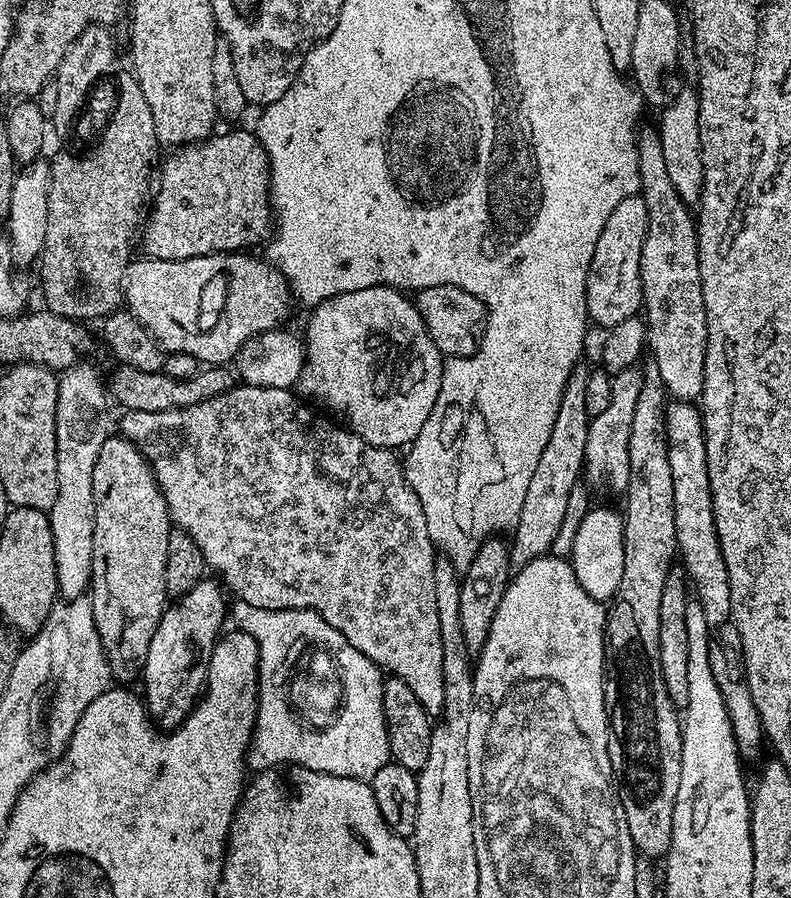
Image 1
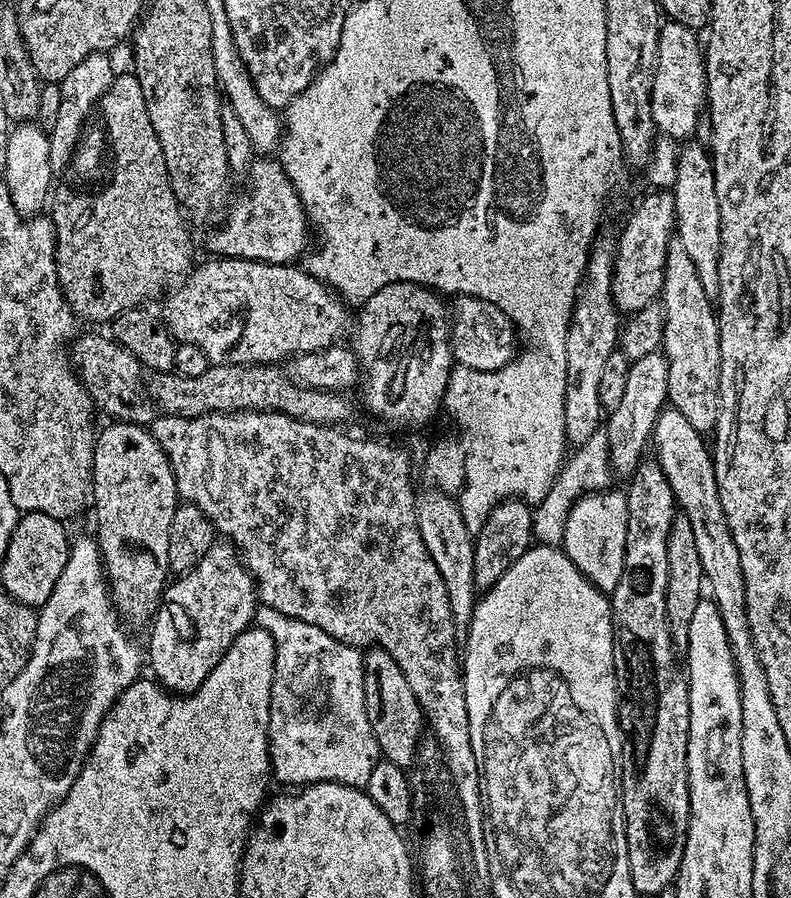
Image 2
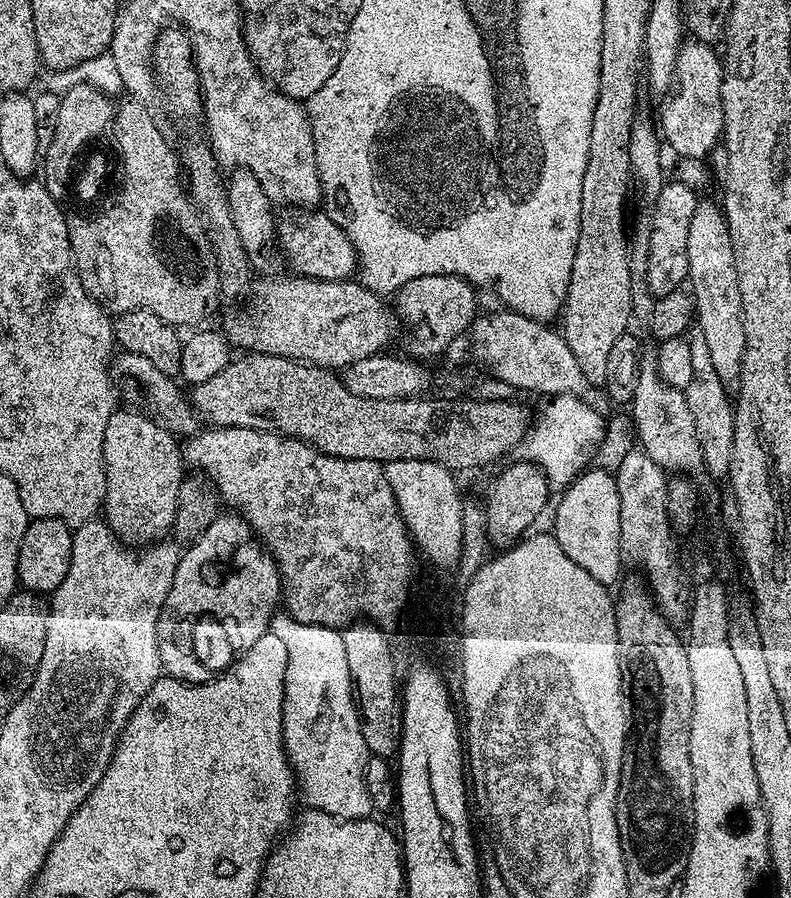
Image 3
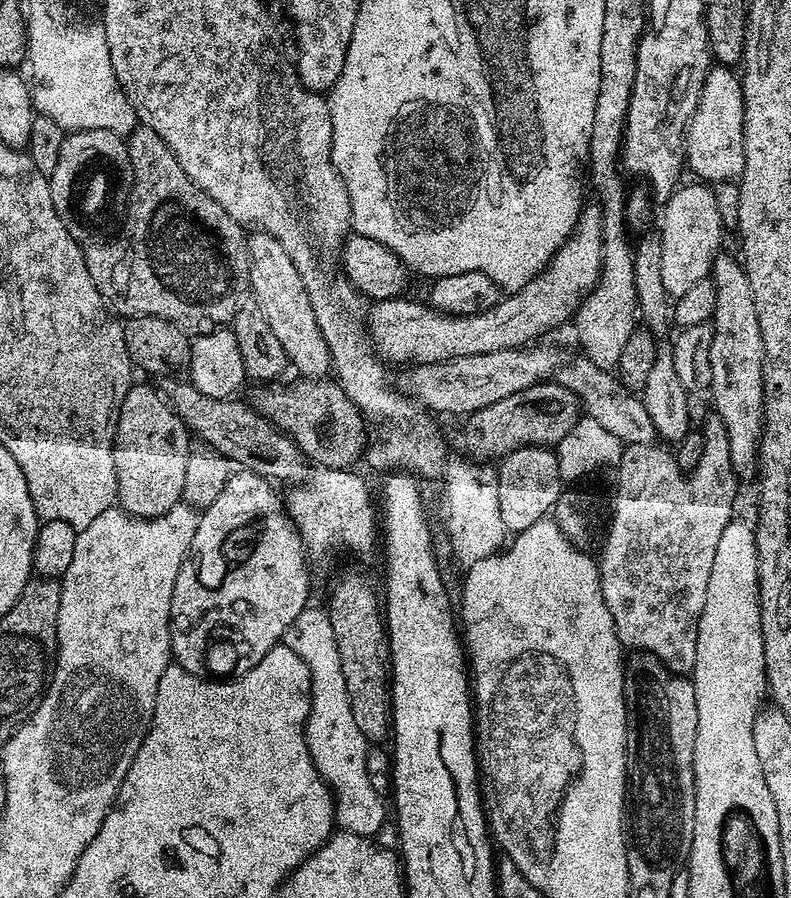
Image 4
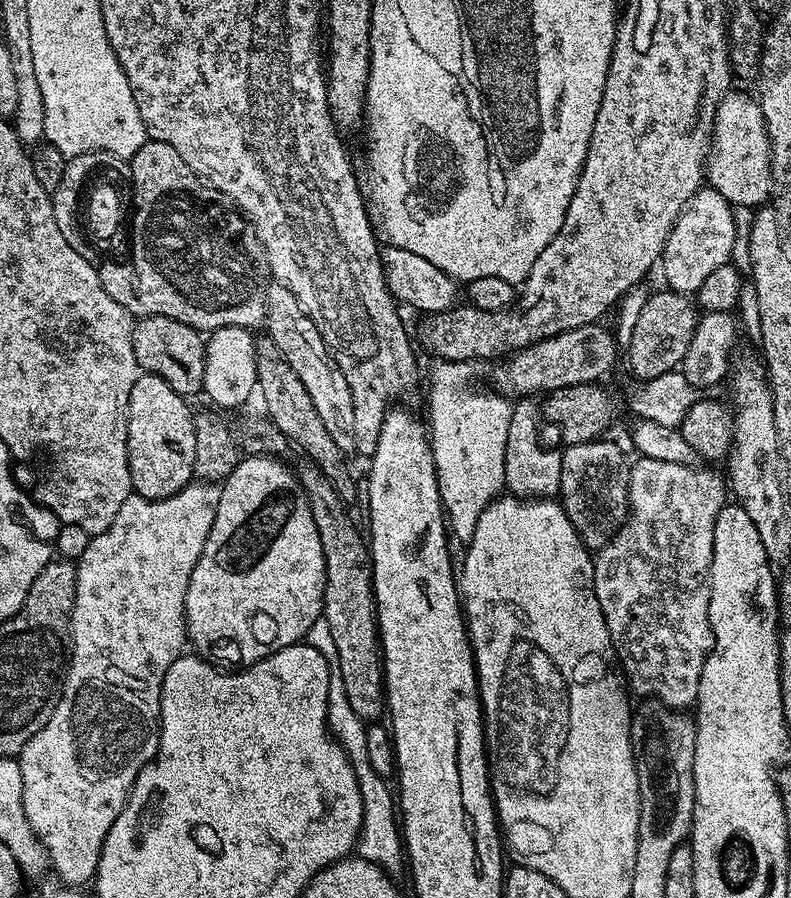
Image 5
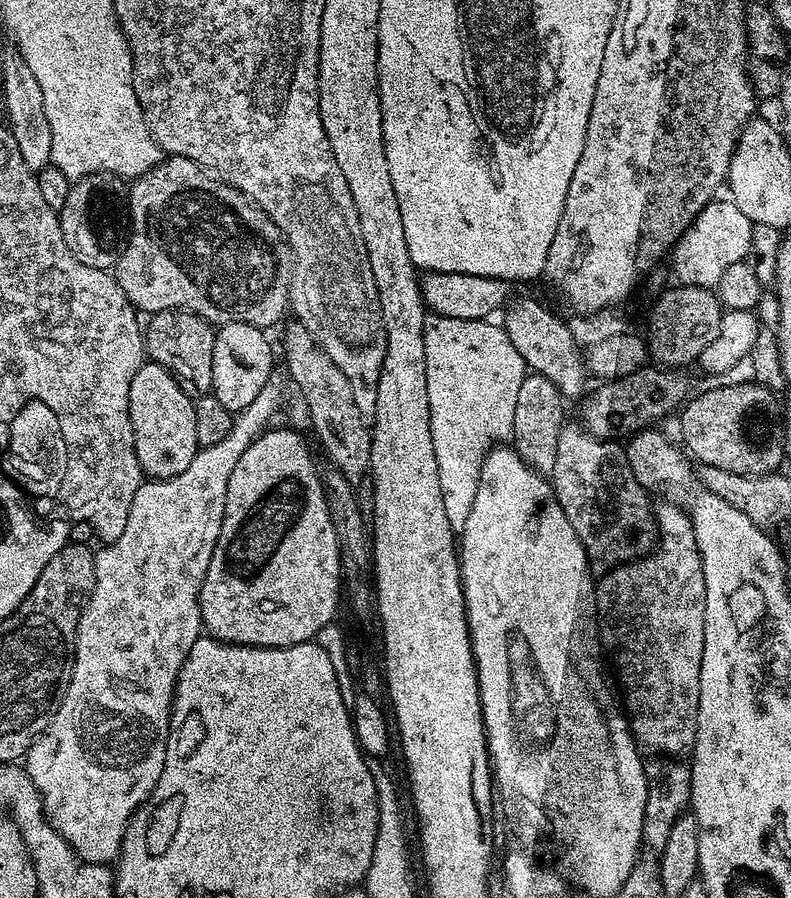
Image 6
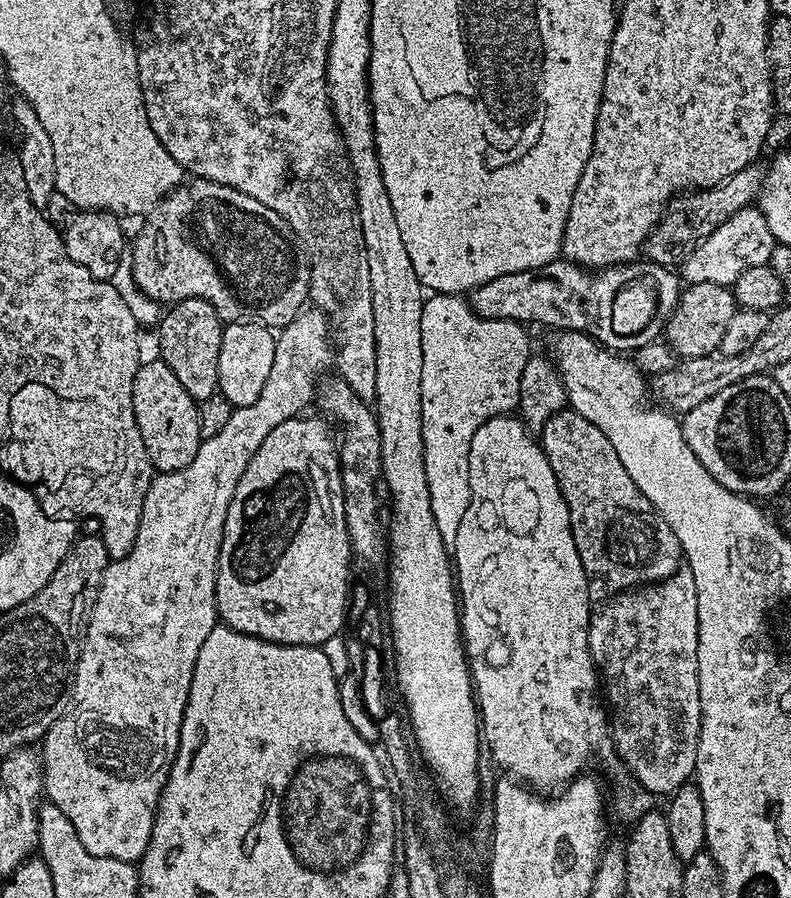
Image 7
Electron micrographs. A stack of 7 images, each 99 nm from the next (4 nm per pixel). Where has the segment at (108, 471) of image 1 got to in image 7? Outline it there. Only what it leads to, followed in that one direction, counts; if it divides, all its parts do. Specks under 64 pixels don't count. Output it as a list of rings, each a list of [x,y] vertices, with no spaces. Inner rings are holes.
[[[153,358],[149,364],[148,361],[141,363],[140,368],[134,374],[132,401],[134,402],[136,425],[142,434],[142,442],[146,446],[146,454],[150,458],[153,469],[157,473],[162,473],[182,470],[186,466],[190,466],[190,462],[194,462],[194,454],[198,454],[198,446],[202,439],[198,404],[186,390],[186,386],[182,386],[182,382],[178,382],[178,378],[174,378],[174,370],[170,370],[170,366],[166,366],[159,358]]]

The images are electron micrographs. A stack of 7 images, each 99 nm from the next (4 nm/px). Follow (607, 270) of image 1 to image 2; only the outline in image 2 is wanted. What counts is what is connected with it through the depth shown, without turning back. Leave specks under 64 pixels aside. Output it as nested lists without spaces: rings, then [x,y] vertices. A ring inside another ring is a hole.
[[[668,190],[646,193],[629,214],[620,232],[620,241],[615,241],[612,258],[612,300],[621,313],[642,310],[659,297],[668,245],[673,243],[675,226],[674,198]]]

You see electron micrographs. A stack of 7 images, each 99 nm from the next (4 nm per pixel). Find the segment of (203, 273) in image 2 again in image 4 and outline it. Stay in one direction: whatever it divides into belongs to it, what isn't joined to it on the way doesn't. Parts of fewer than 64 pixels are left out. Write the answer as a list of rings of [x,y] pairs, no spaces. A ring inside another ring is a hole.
[[[585,207],[576,219],[572,235],[554,253],[547,268],[526,282],[524,288],[505,295],[493,308],[469,316],[451,316],[416,300],[377,300],[368,310],[366,336],[376,355],[389,365],[437,364],[470,354],[523,348],[575,317],[580,303],[598,282],[601,262],[600,209]]]

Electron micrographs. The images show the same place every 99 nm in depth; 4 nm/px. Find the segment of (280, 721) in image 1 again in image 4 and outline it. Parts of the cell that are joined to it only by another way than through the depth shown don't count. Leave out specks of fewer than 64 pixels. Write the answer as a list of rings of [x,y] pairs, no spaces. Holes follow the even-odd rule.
[[[315,606],[305,608],[304,612],[294,620],[290,627],[286,630],[283,638],[283,643],[290,646],[290,650],[294,650],[294,654],[298,654],[298,658],[302,658],[302,662],[306,662],[306,666],[312,671],[312,701],[310,702],[310,714],[308,721],[304,723],[304,737],[306,738],[306,746],[310,750],[310,758],[314,762],[314,766],[318,770],[318,774],[328,783],[328,789],[332,791],[332,799],[336,802],[336,823],[335,827],[341,832],[349,832],[350,834],[358,834],[359,836],[367,836],[369,838],[375,837],[376,831],[384,824],[384,799],[385,797],[374,790],[374,786],[370,786],[370,778],[366,770],[366,758],[368,757],[368,750],[370,741],[362,734],[362,730],[358,730],[358,722],[354,722],[354,710],[350,710],[350,698],[346,694],[346,678],[342,678],[338,672],[342,668],[342,662],[334,659],[334,652],[338,648],[338,642],[334,642],[334,626],[330,626],[330,618],[327,611],[320,612]]]

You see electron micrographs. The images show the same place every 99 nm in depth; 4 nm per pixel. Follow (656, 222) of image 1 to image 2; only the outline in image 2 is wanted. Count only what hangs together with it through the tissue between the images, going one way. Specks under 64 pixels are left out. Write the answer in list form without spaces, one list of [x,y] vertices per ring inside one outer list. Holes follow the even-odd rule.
[[[679,242],[668,245],[658,303],[664,309],[662,351],[668,359],[667,403],[684,414],[701,434],[711,433],[720,413],[720,325],[713,303],[702,290],[694,262]]]

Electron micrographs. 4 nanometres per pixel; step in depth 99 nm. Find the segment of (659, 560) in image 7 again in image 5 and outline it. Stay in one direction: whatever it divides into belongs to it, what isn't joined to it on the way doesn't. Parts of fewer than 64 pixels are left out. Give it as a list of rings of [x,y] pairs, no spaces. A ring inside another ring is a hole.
[[[608,438],[591,440],[585,444],[569,444],[563,449],[561,486],[558,493],[559,503],[564,506],[564,513],[578,530],[585,546],[589,550],[599,550],[608,545],[612,535],[622,527],[628,518],[628,491],[630,490],[629,467],[630,460],[624,457],[624,452],[616,444],[611,444]]]

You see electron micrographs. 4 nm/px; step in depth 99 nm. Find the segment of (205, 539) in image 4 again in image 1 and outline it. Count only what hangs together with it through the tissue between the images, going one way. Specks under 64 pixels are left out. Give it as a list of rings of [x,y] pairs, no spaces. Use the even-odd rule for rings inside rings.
[[[202,579],[186,595],[169,603],[150,641],[150,654],[146,654],[142,669],[142,699],[152,723],[161,730],[180,727],[203,693],[212,651],[225,627],[224,615],[227,617],[230,612],[229,601],[224,601],[225,589],[212,580]]]

